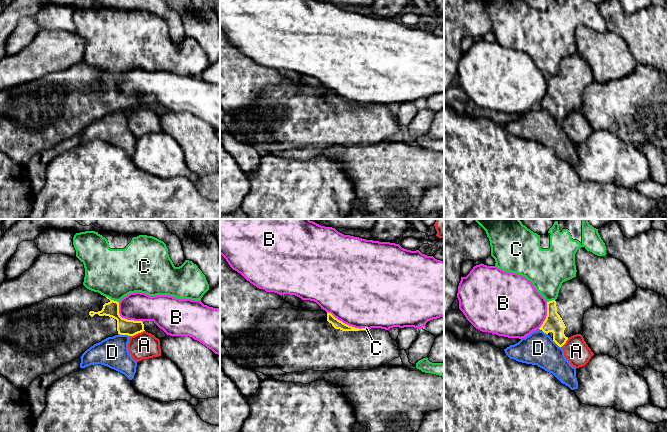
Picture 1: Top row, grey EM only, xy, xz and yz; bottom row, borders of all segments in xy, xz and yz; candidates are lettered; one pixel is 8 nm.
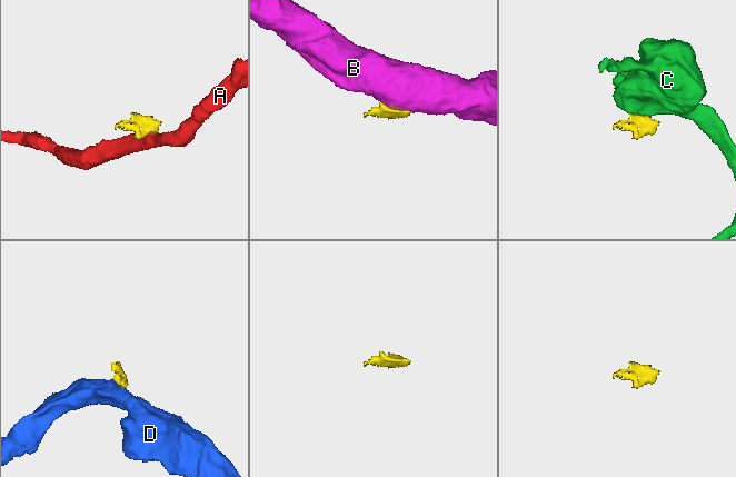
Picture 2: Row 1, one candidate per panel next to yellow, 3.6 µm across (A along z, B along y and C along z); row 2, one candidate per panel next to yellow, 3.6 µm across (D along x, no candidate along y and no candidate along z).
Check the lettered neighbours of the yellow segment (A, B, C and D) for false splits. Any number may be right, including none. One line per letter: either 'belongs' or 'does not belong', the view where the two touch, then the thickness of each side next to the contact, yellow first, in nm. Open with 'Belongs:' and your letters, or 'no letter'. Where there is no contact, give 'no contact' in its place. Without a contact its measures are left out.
Belongs: no letter
A: does not belong | xy | 130/220 nm
B: does not belong | xz | 80/500 nm
C: does not belong | xy | 130/400 nm
D: does not belong | xy | 130/240 nm

